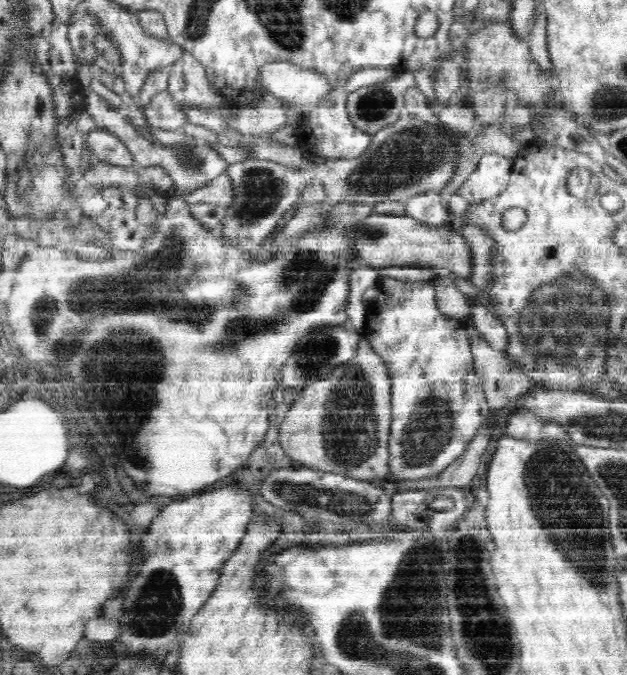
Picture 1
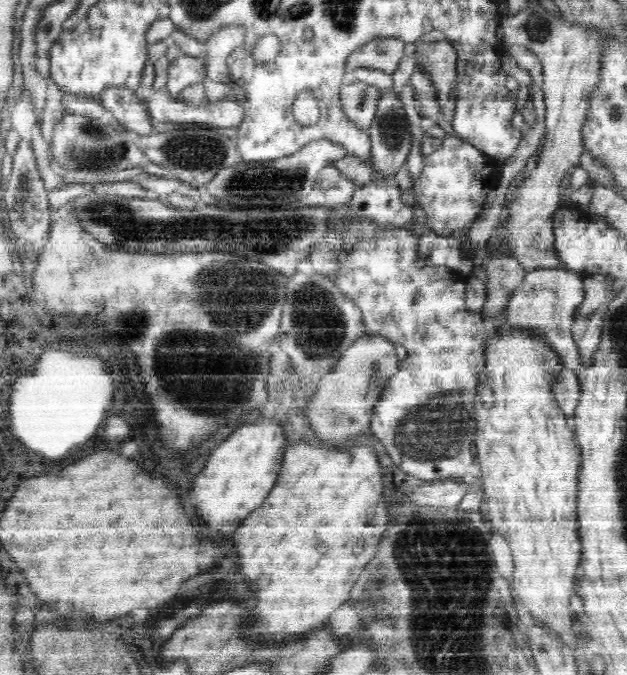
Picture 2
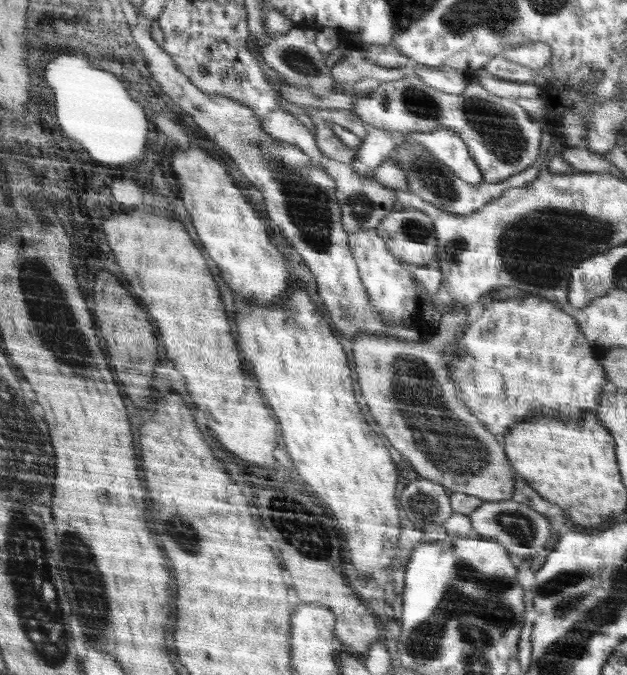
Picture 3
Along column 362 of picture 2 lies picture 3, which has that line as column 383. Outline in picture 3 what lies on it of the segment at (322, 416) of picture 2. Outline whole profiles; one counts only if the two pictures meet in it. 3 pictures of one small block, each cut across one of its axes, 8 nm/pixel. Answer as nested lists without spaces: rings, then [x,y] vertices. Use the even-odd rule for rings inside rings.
[[[464,303],[452,304],[451,311],[441,315],[439,326],[426,342],[406,342],[401,338],[385,337],[384,334],[358,335],[352,346],[354,366],[370,414],[418,476],[441,484],[450,493],[476,496],[483,502],[509,500],[513,499],[517,474],[509,462],[505,447],[501,439],[490,432],[462,401],[460,391],[449,376],[444,357],[446,349],[467,329],[468,311]]]

